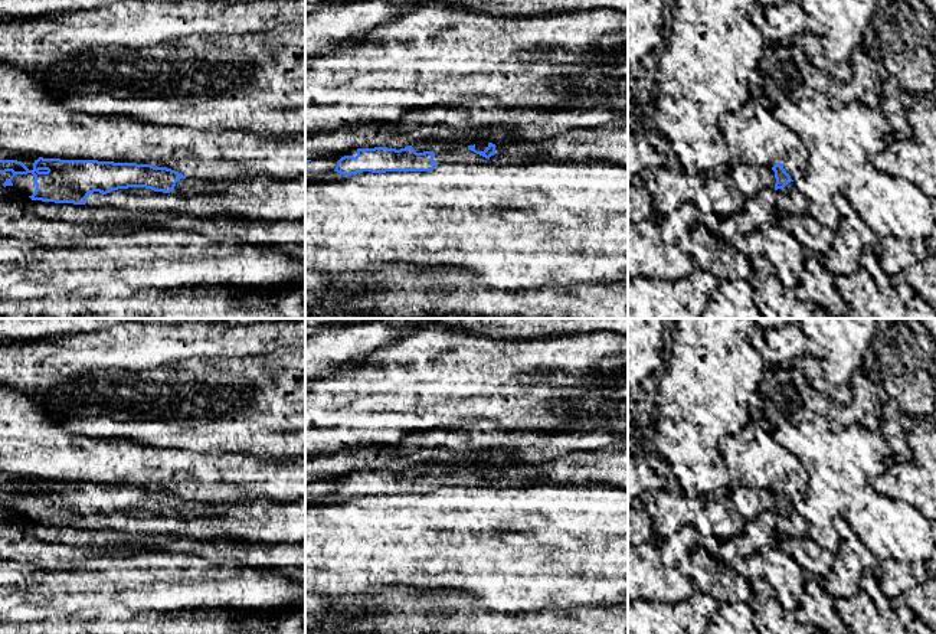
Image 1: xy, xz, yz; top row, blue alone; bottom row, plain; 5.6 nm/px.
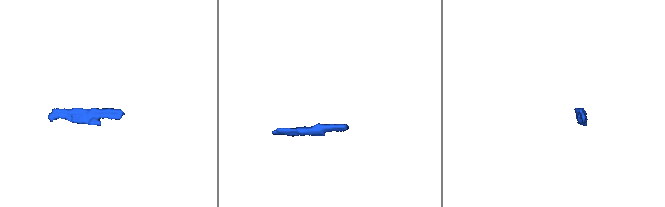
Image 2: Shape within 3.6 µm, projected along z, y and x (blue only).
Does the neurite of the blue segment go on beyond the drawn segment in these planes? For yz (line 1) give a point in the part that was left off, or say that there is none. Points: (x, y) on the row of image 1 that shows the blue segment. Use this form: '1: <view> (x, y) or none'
1: yz (789, 202)

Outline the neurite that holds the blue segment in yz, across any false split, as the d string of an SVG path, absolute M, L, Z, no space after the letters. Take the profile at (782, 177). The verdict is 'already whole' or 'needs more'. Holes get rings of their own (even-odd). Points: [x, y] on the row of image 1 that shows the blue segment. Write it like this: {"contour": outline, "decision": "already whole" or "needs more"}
{"contour": "M776 163L772 170L775 171L775 190L778 195L776 206L779 215L801 216L808 213L806 199L796 192L793 180L783 169L782 163Z", "decision": "needs more"}

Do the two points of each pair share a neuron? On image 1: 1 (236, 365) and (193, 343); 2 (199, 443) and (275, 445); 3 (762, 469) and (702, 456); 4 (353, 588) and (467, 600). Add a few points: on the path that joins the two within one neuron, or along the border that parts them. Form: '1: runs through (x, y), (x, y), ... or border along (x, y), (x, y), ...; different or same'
1: border along (198, 355), (173, 363), (164, 363); different
2: runs through (218, 440), (257, 440); same
3: border along (740, 431), (719, 443), (736, 480); different
4: border along (414, 591), (405, 587), (383, 587), (363, 597); different

